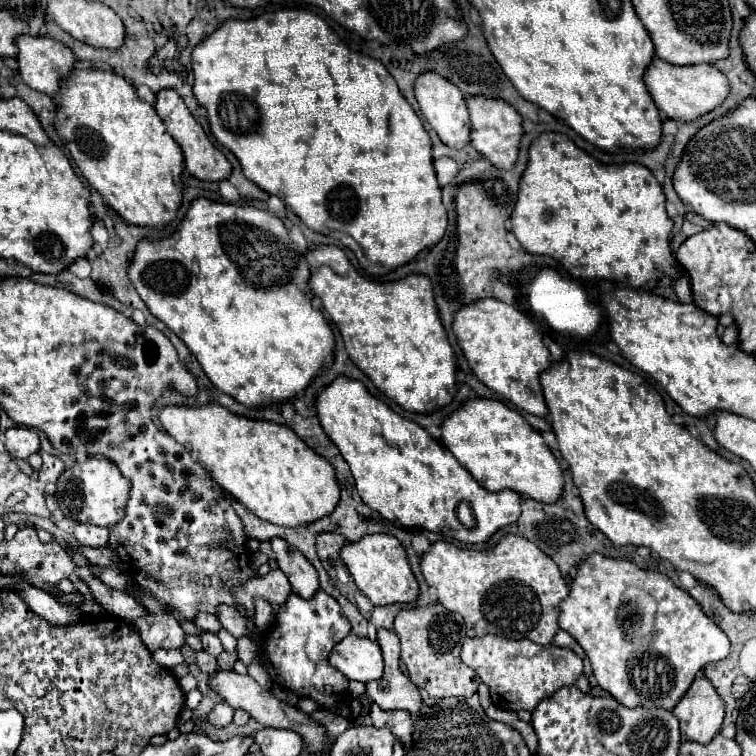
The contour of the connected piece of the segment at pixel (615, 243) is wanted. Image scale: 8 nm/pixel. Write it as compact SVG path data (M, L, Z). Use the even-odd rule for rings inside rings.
M542 132L532 142L532 146L528 148L528 164L526 164L526 172L524 172L524 176L520 180L518 200L516 200L516 206L514 206L510 222L512 222L512 234L522 244L524 250L528 250L532 254L552 256L566 270L570 270L570 274L574 278L604 278L604 280L612 280L612 282L618 282L618 284L624 284L624 286L630 286L630 288L640 288L650 278L660 278L662 274L670 276L672 280L678 278L678 270L676 270L678 264L676 264L676 260L674 260L674 256L670 252L670 240L668 240L670 230L672 230L672 220L666 216L666 210L664 210L664 192L662 192L662 186L658 184L658 180L652 176L652 172L646 166L638 164L638 162L628 162L628 164L600 164L590 154L586 154L574 142L568 140L564 134Z

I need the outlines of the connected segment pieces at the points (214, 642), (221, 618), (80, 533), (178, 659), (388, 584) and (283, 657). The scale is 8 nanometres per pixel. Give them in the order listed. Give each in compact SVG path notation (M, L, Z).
M204 630L204 632L200 632L198 636L200 636L200 642L202 642L202 650L208 652L210 656L218 656L218 654L224 650L222 644L220 644L220 640L218 640L218 636L216 636L214 632Z
M222 606L222 608L218 608L216 618L222 624L222 628L226 628L234 638L246 636L246 626L244 626L246 618L240 616L240 612L234 606Z
M78 524L74 530L76 540L82 546L90 546L90 548L100 548L100 546L108 546L108 528L100 528L100 526L92 526L92 524Z
M158 650L158 652L152 652L152 656L158 664L164 664L168 668L184 662L184 656L182 656L180 650Z
M370 534L358 542L348 542L342 548L342 562L350 570L356 586L370 598L374 606L386 606L394 602L412 602L418 596L418 582L406 560L402 544L390 534Z
M318 590L318 594L310 600L290 592L286 604L282 604L276 612L274 626L262 638L262 660L266 662L270 680L280 686L290 686L294 694L310 698L318 704L310 718L326 730L328 750L324 750L324 754L332 750L336 738L350 726L350 720L340 712L348 700L348 680L328 660L334 644L346 638L350 630L350 622L342 614L338 602L326 596L326 592Z

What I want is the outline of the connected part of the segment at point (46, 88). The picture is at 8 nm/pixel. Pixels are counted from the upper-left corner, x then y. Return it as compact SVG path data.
M18 36L18 74L30 88L48 96L58 94L60 80L74 68L74 54L48 36Z

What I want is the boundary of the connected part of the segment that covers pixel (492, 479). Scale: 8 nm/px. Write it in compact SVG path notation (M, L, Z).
M474 398L466 400L460 408L450 412L440 426L442 432L442 442L444 446L452 452L452 456L468 468L468 472L474 476L480 486L486 486L488 490L514 490L520 496L530 496L540 502L556 502L560 492L562 492L562 470L552 456L550 448L544 444L542 436L522 418L520 412L510 410L506 404L498 400L488 400L488 398Z

